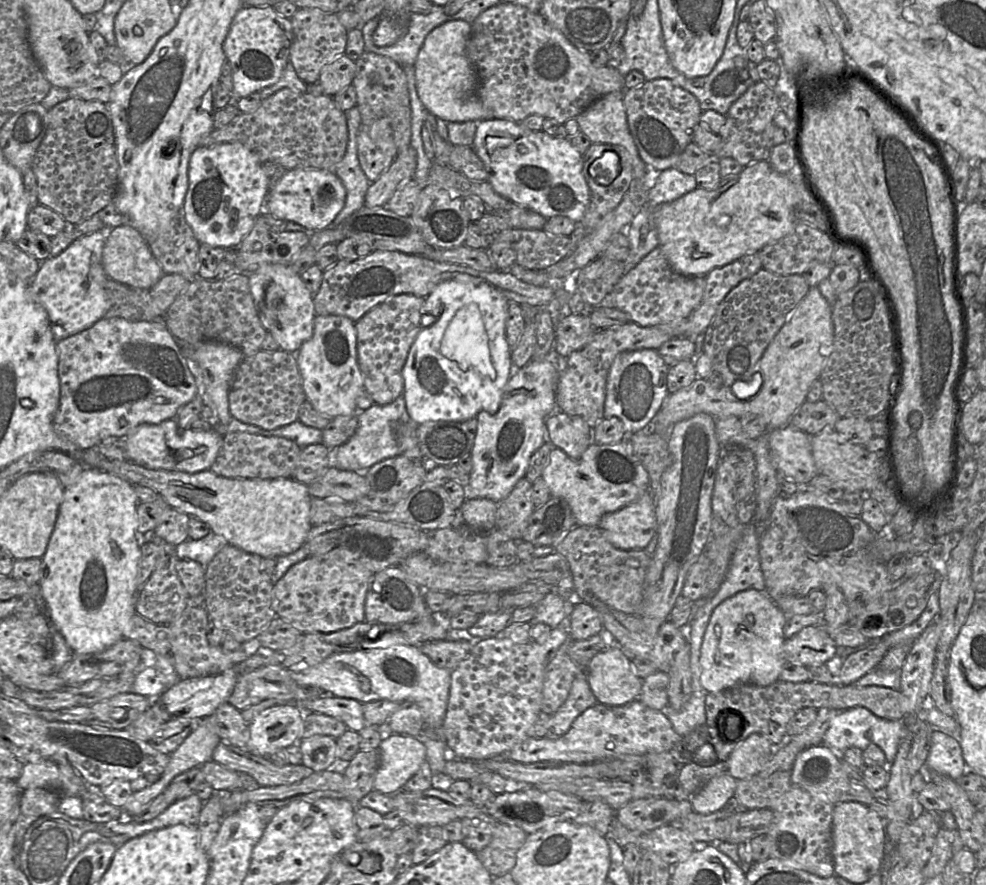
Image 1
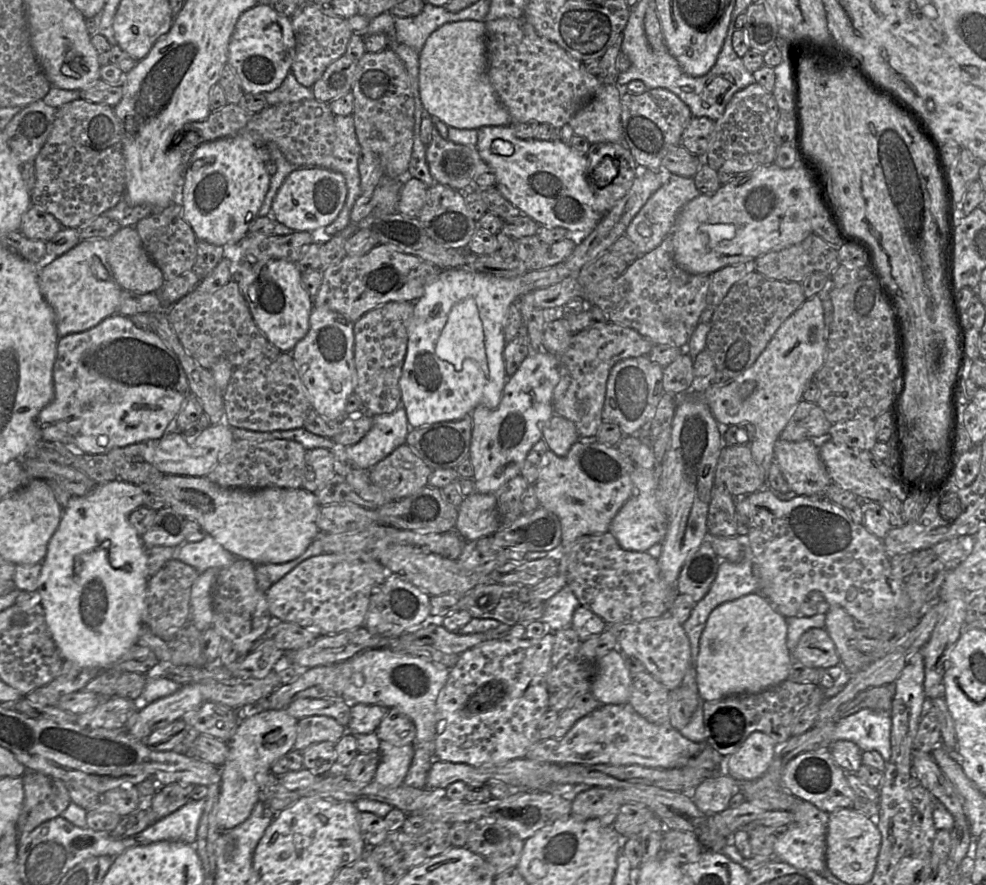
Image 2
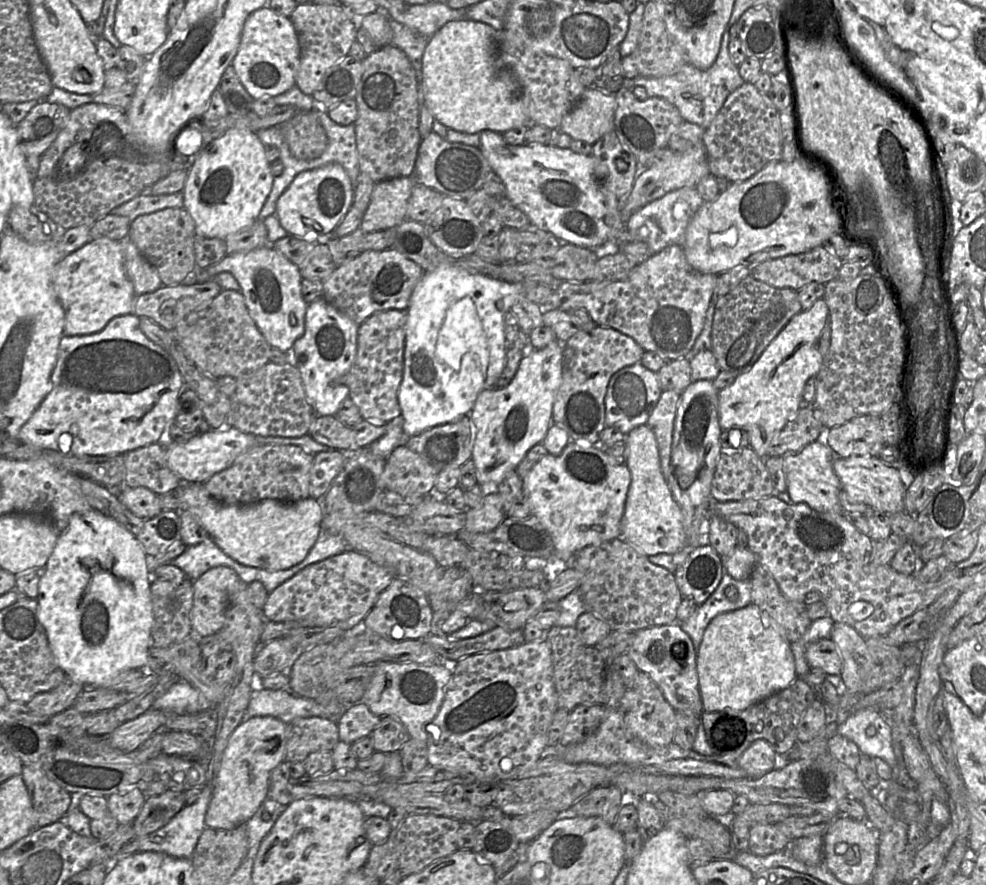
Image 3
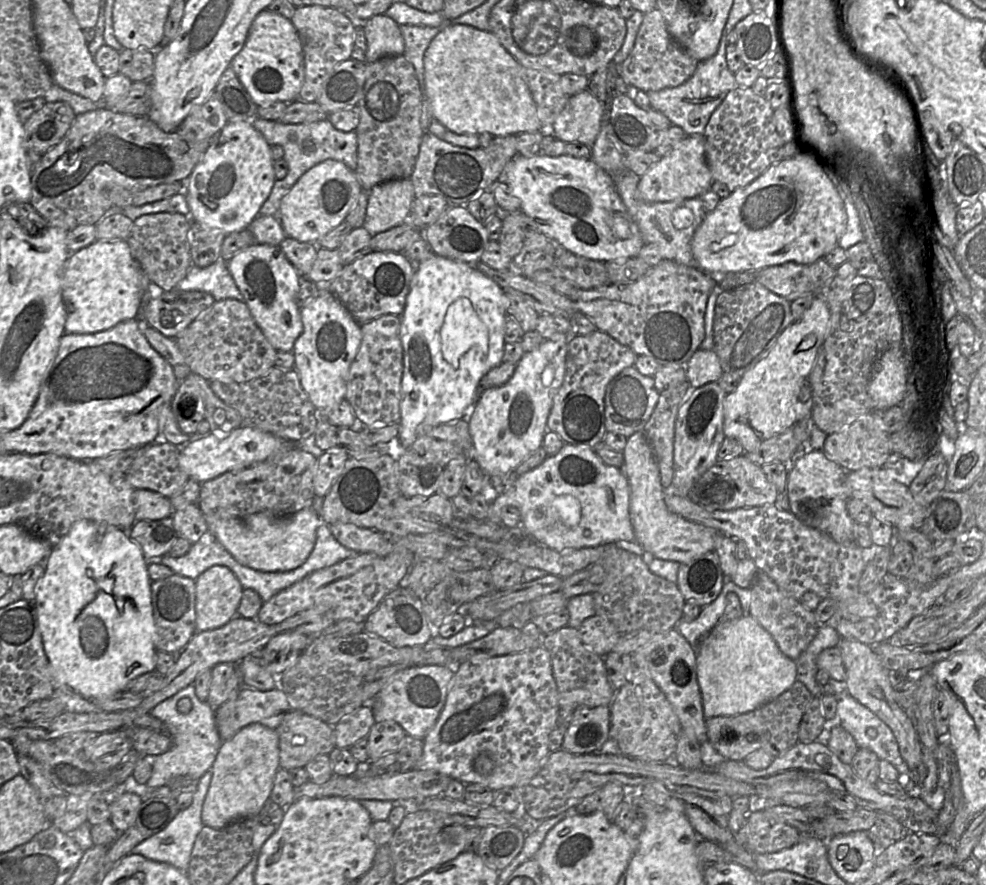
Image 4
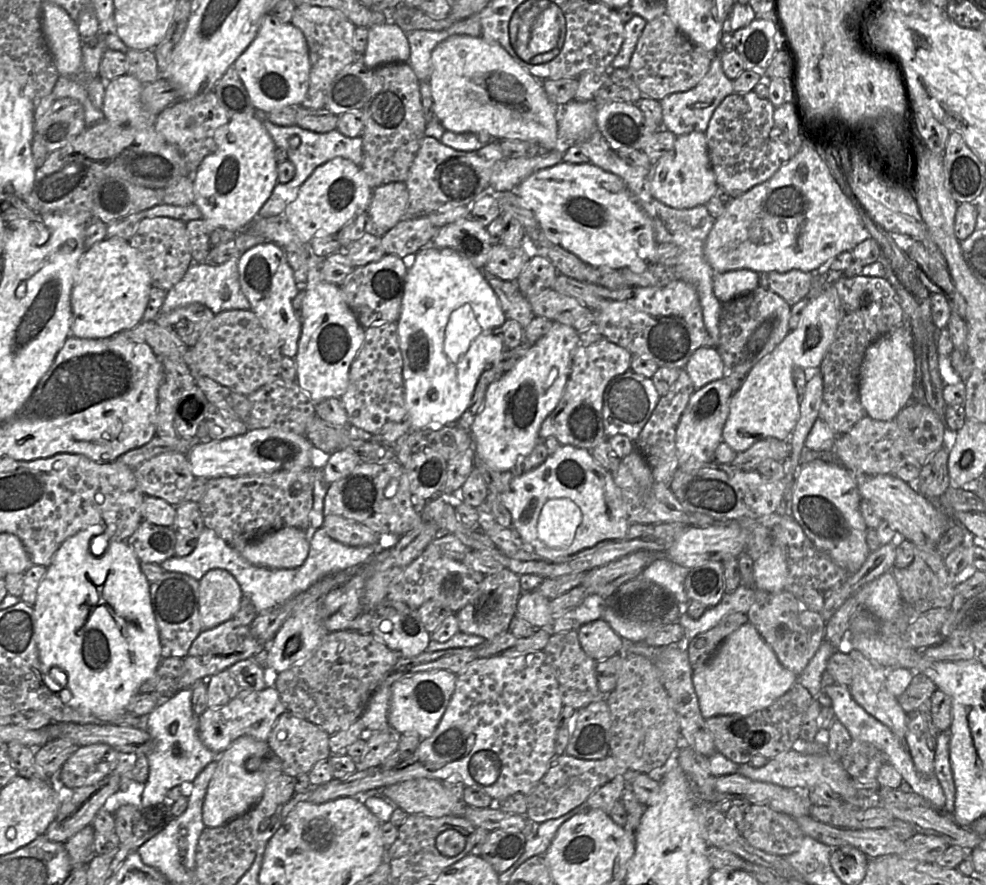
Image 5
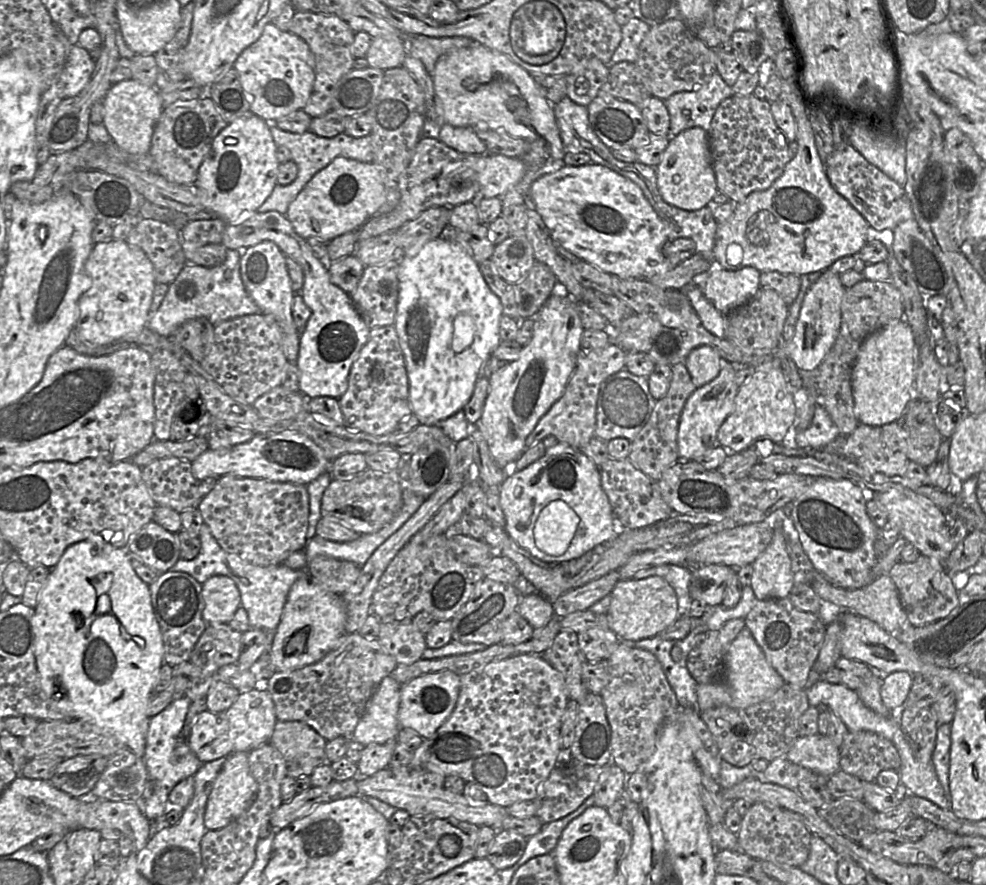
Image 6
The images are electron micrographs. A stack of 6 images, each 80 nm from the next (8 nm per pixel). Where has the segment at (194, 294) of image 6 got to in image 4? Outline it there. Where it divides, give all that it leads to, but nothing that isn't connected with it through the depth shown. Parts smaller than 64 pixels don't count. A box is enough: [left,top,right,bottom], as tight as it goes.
[175,259,244,302]

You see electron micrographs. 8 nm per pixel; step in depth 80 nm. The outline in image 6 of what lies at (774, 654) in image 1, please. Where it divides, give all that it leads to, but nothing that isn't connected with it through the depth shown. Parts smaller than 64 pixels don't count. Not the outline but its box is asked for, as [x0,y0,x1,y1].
[697,627,786,711]

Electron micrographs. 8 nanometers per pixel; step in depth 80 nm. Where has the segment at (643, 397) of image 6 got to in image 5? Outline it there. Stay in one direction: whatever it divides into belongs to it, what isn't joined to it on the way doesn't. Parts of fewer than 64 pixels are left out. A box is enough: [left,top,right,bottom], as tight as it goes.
[603,370,660,442]

